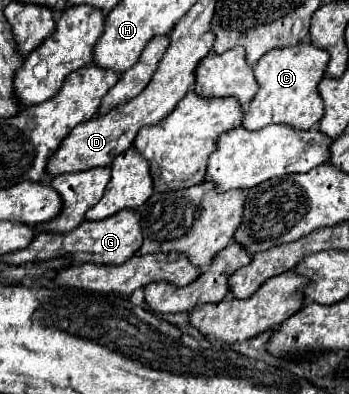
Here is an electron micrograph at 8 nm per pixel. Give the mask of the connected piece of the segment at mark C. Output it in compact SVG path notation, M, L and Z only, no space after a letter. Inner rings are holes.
M303 41L293 47L273 49L267 55L263 55L255 65L255 77L261 89L245 109L243 127L251 131L273 123L291 125L297 129L315 127L325 113L317 85L325 75L327 63L329 63L329 51L323 51L321 47L311 45L309 41Z

